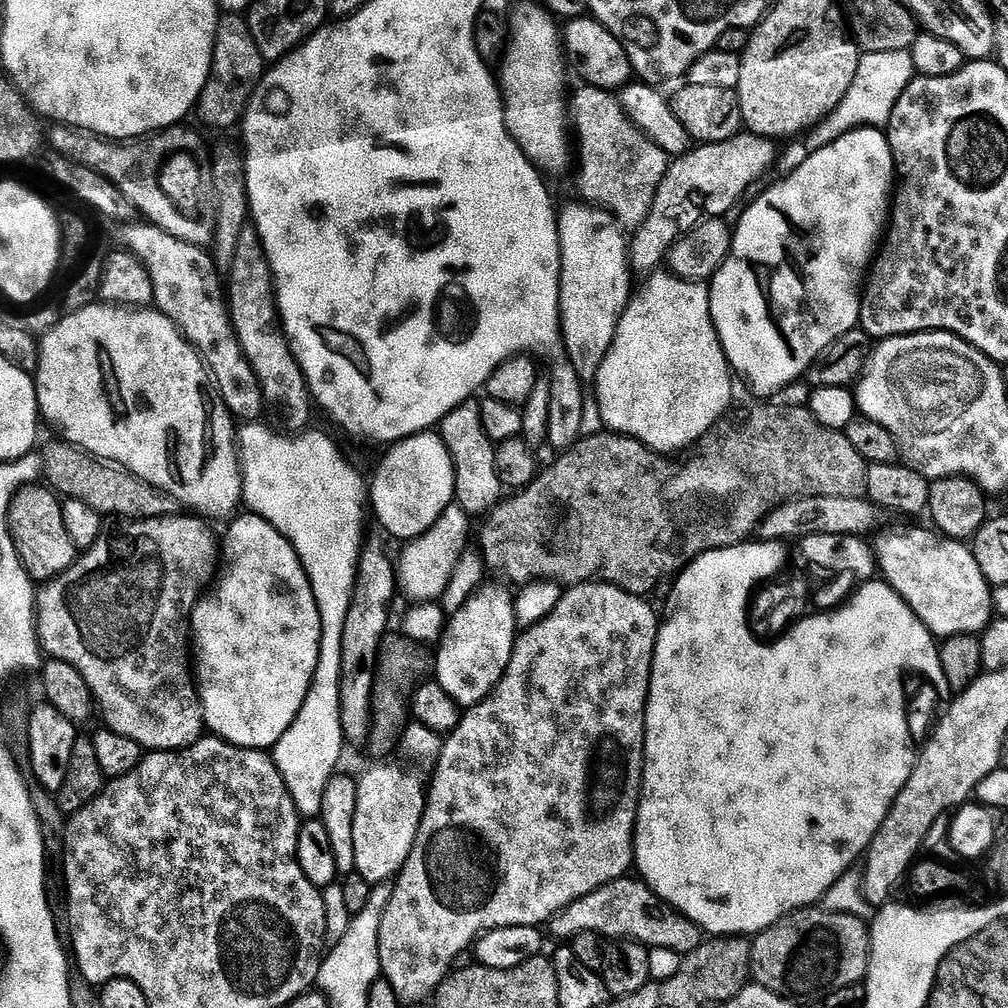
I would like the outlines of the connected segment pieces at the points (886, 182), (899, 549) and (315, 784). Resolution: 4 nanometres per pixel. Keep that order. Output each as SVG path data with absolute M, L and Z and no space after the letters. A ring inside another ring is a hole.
M857 126L851 132L837 135L833 144L820 148L816 153L805 155L802 166L798 170L787 173L773 188L768 188L744 213L740 216L740 225L735 225L732 234L732 253L726 262L718 269L710 281L710 314L716 327L718 338L724 347L724 353L732 371L737 377L744 376L744 380L757 392L757 397L772 398L775 392L783 390L787 384L803 377L812 363L831 346L835 340L842 338L847 332L853 331L860 323L860 302L862 299L862 285L866 280L866 273L874 263L878 252L878 245L886 232L886 225L890 220L890 205L894 199L894 185L896 179L896 163L892 157L892 148L888 144L887 135L880 132L876 126Z
M904 528L901 532L882 533L874 540L874 551L879 575L904 599L910 610L914 610L933 637L947 638L967 632L980 634L993 623L993 589L979 569L973 549L967 543L941 538L935 531L927 532L924 528Z
M342 652L322 653L324 664L318 662L302 710L270 752L290 790L290 798L294 798L294 806L304 818L316 818L321 815L324 791L332 777L337 775L339 768L336 767L339 766L340 755L346 747L342 718L336 720L336 714L340 711L341 682L336 679L336 668L342 670L343 654ZM332 656L336 656L336 660L332 660ZM324 696L332 696L332 700L324 700ZM328 704L332 704L332 708L328 708Z

